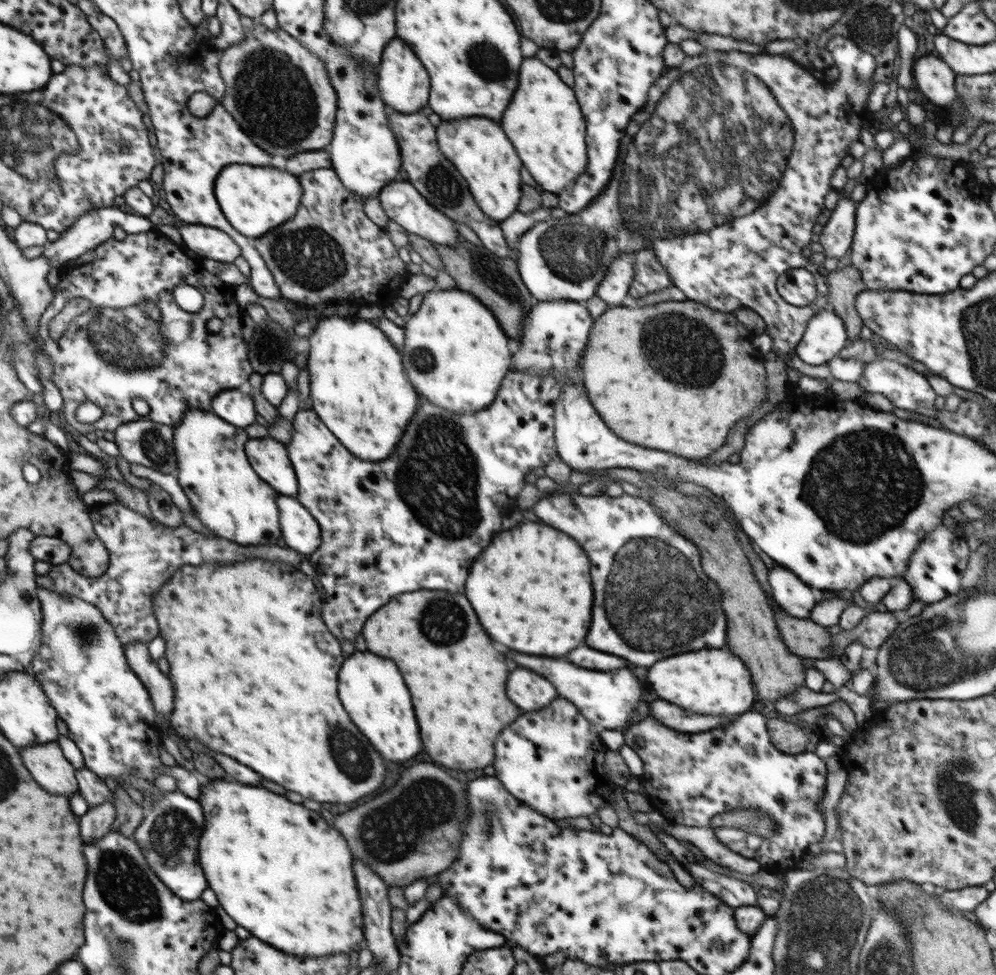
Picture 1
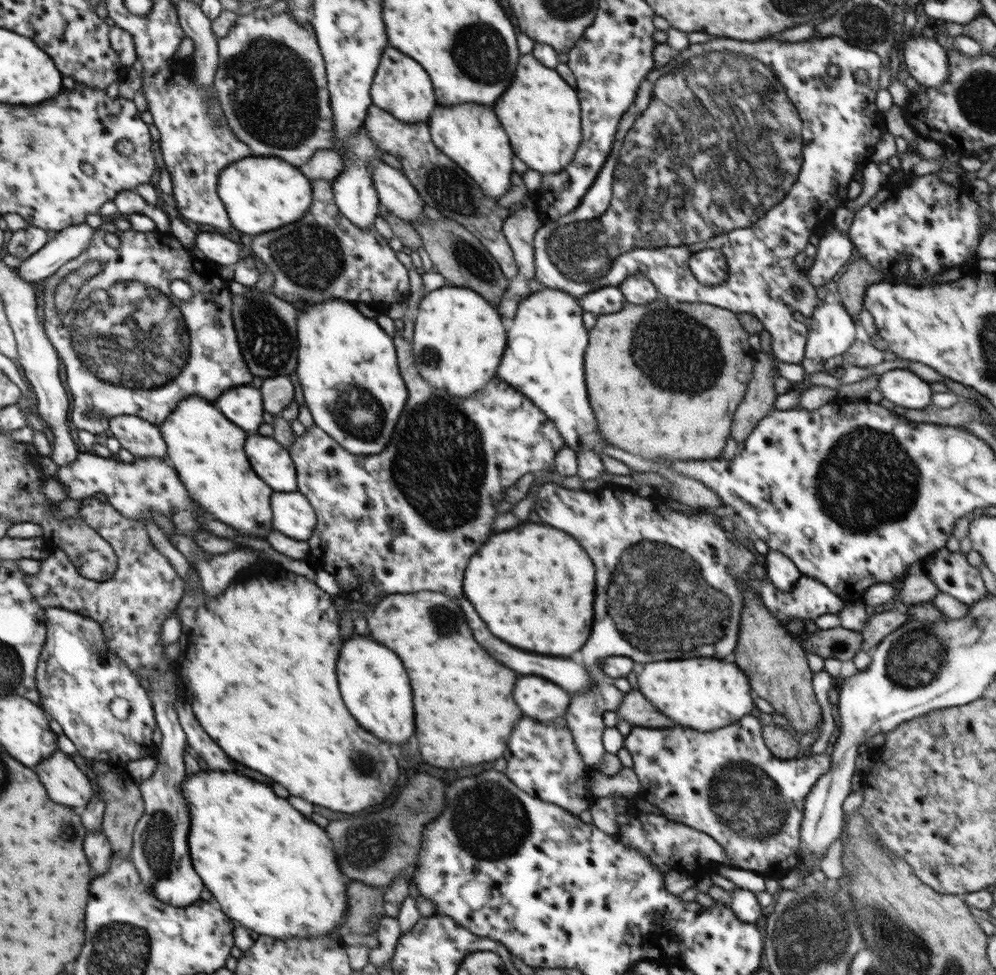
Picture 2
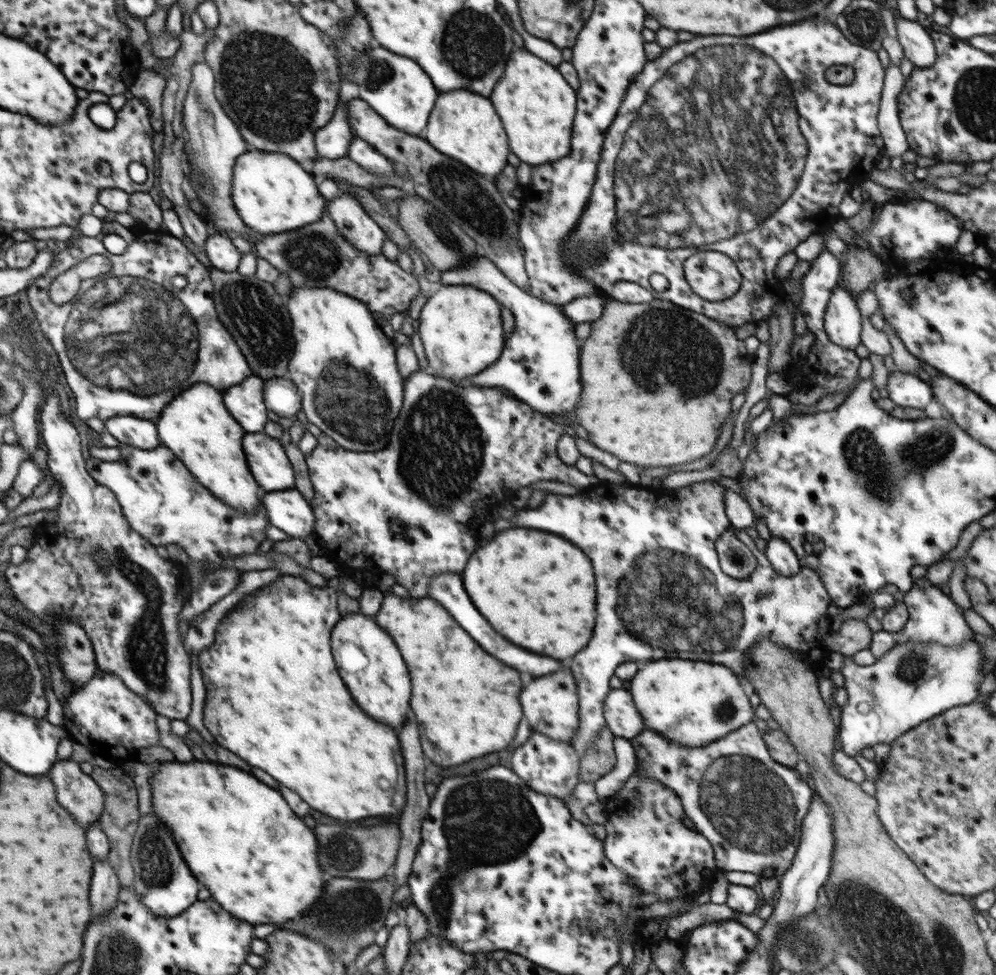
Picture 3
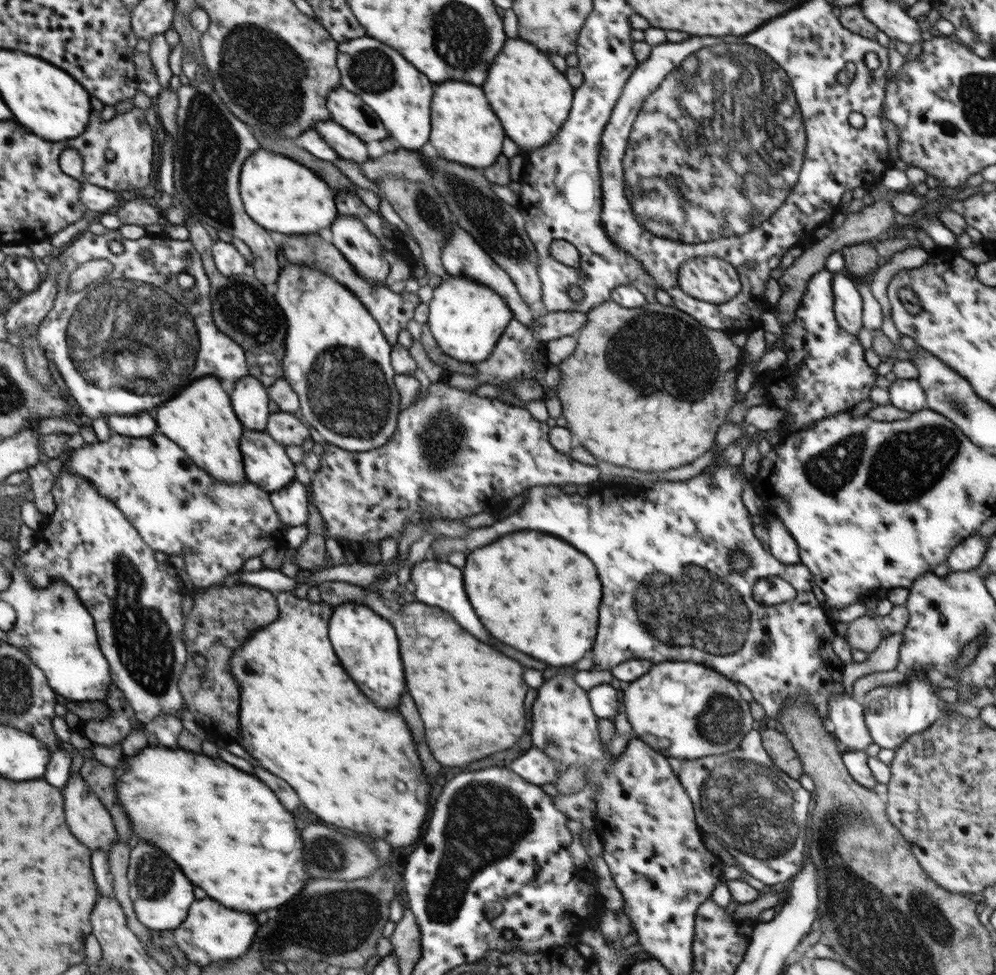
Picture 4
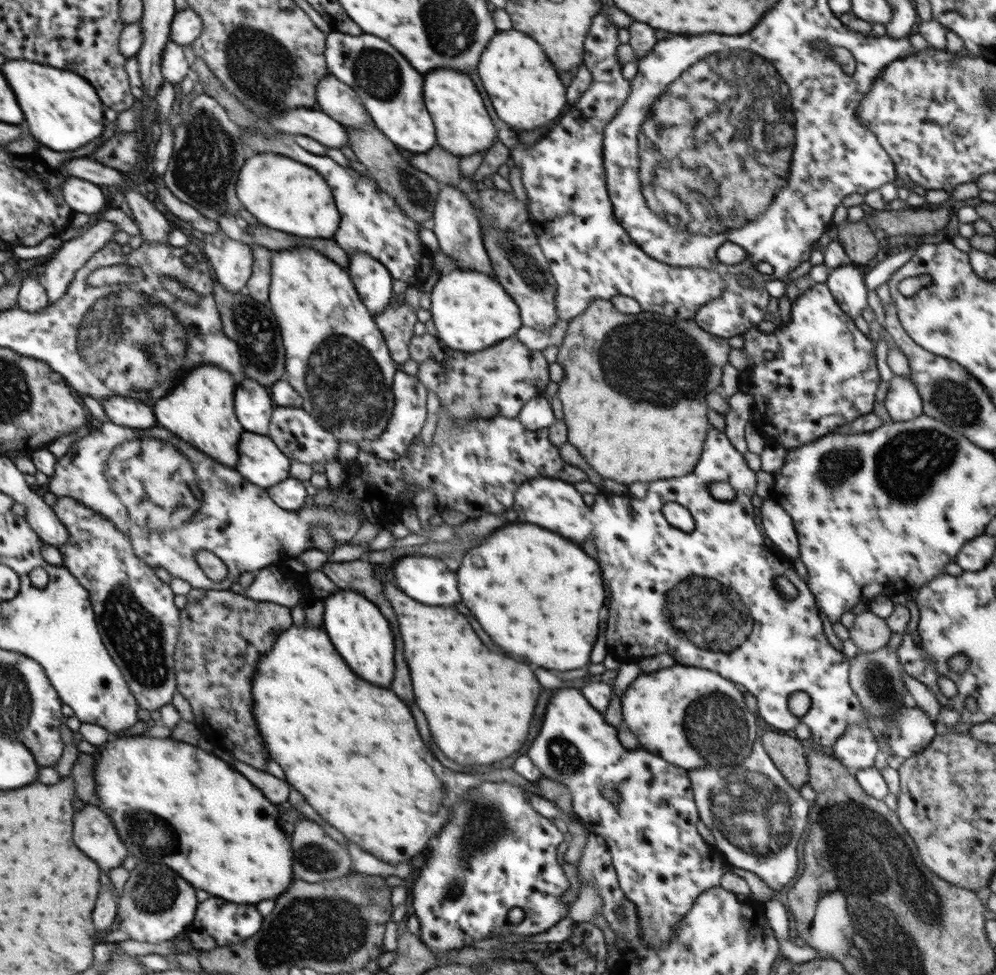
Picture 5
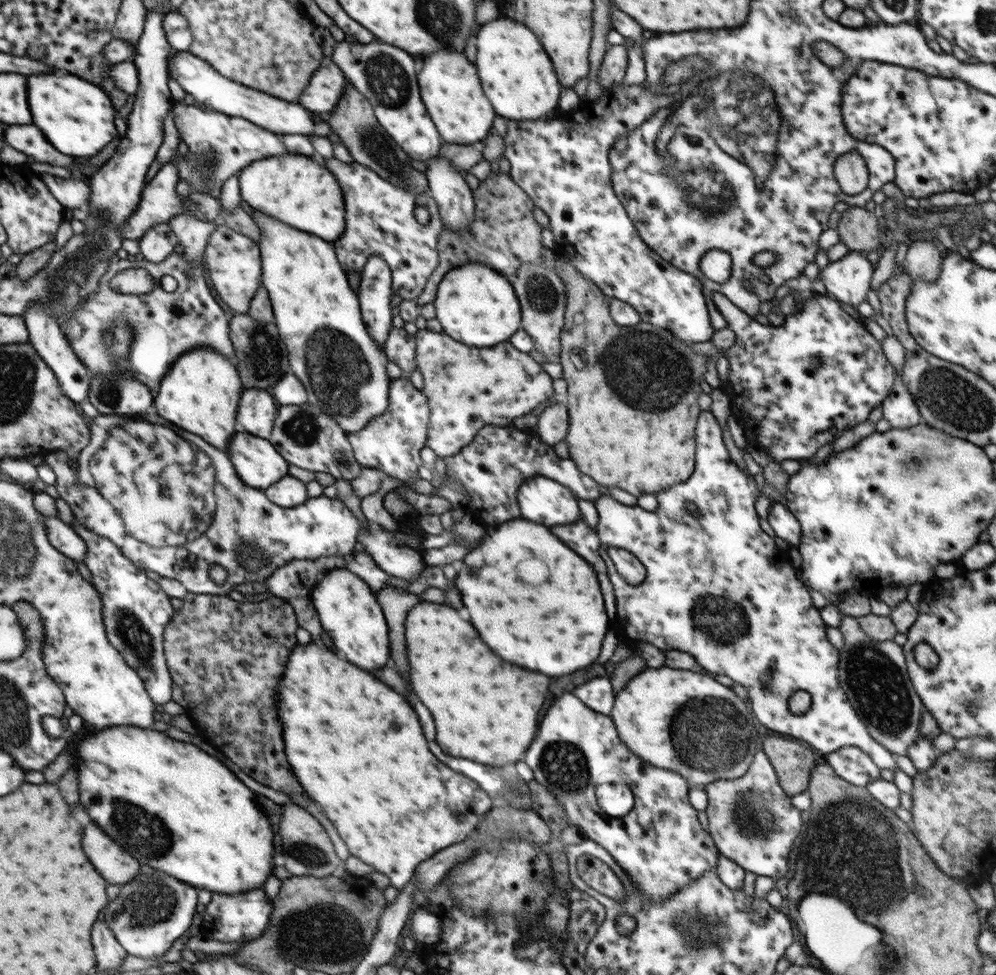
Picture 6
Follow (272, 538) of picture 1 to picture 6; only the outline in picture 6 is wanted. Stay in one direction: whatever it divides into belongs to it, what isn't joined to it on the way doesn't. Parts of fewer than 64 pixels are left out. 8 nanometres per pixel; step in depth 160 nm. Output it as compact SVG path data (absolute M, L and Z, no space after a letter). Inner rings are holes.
M210 347L193 348L180 355L160 381L156 389L156 410L166 420L178 424L192 434L198 434L216 448L226 450L230 438L236 432L236 408L243 389L236 366L226 356Z

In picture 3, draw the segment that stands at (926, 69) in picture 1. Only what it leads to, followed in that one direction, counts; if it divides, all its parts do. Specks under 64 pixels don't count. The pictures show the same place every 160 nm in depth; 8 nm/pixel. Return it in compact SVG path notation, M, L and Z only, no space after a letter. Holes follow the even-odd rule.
M902 16L895 18L897 39L902 45L904 57L914 67L930 68L936 62L936 49L931 34L926 31L926 21L908 20Z

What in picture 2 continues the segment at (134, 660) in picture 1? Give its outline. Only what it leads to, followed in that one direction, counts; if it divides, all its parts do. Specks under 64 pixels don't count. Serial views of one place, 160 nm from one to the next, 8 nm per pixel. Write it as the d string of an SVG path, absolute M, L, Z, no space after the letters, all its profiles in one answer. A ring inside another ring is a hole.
M159 671L150 679L148 687L153 692L158 726L163 737L157 754L157 769L150 778L138 784L145 809L133 832L133 847L129 858L136 865L142 881L154 889L158 901L174 907L188 907L201 899L204 890L204 884L194 870L187 841L191 812L184 795L184 780L187 776L184 751L188 749L188 736L173 705L177 696L172 678Z

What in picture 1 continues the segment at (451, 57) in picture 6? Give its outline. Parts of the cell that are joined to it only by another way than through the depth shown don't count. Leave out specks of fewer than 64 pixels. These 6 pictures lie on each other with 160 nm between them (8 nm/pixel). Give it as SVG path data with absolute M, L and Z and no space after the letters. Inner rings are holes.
M476 116L442 120L435 135L440 150L467 180L470 194L486 216L500 224L517 211L522 198L519 172L523 164L499 122Z

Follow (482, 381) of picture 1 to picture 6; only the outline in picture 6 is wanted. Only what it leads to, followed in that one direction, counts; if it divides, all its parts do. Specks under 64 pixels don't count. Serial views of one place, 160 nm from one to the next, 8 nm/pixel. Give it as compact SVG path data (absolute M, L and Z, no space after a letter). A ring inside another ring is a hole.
M466 263L450 269L441 278L433 303L442 332L471 347L491 347L508 341L521 328L521 304L512 284L482 263Z

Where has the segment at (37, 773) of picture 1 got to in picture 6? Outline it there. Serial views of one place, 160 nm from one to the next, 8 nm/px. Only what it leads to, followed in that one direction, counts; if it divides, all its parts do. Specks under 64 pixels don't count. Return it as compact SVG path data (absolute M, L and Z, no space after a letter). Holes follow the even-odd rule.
M94 824L86 826L86 852L90 852L90 860L98 864L98 872L102 872L110 884L130 883L140 872L140 864L119 844L108 840Z

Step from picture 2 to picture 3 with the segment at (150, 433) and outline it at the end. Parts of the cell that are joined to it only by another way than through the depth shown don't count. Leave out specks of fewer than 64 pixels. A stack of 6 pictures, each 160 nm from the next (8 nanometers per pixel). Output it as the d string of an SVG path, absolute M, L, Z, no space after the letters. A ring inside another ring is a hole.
M116 416L104 422L106 430L116 440L124 444L132 445L136 448L143 448L144 450L152 450L156 447L164 447L161 441L160 434L156 434L156 424L148 422L148 419L142 419L134 416Z

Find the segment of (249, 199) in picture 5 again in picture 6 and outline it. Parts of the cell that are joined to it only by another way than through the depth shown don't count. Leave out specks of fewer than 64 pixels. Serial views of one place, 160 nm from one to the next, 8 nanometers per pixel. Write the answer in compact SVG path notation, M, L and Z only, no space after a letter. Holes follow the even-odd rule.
M274 155L247 164L239 174L243 205L262 210L284 224L333 242L345 231L342 189L324 163L308 155Z

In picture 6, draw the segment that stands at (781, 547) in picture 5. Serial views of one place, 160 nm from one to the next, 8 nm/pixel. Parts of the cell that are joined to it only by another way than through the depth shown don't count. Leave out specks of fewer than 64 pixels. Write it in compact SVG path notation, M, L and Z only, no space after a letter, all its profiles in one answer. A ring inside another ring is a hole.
M783 501L774 502L771 505L767 521L773 528L776 537L781 538L790 548L799 545L801 524Z

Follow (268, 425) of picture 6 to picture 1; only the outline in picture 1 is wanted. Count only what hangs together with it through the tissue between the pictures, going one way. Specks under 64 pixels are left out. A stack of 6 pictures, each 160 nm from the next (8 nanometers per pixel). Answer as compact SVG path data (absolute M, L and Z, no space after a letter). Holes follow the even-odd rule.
M246 388L220 391L212 400L211 412L234 427L245 430L256 422L252 398Z

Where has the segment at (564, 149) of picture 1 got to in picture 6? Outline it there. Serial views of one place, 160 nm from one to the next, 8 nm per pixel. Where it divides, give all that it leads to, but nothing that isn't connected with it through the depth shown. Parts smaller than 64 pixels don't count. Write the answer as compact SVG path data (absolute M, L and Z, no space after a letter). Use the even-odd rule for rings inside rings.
M501 15L480 26L476 40L478 55L475 66L485 95L492 102L497 115L507 120L533 121L555 114L557 102L565 95L565 91L543 44L525 24Z

